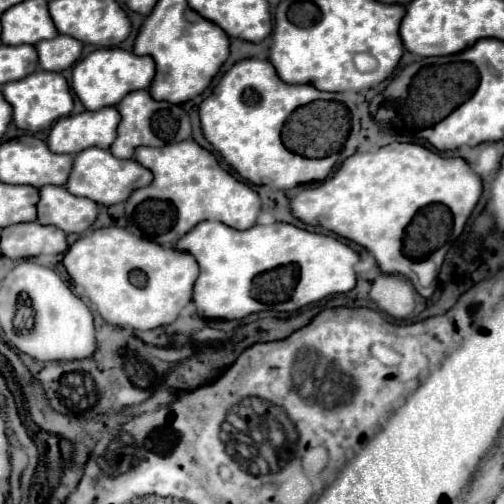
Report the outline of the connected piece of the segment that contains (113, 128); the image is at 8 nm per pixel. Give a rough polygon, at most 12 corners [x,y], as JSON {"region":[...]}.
{"region":[[115,106],[65,116],[47,146],[77,154],[109,148],[121,114]]}

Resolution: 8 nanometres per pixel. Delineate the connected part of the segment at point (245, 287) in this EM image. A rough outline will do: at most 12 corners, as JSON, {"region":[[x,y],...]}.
{"region":[[199,222],[203,318],[293,312],[357,284],[359,254],[285,222]]}

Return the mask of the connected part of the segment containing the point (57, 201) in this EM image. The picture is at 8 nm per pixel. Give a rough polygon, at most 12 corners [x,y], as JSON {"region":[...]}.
{"region":[[43,186],[41,224],[79,234],[99,206],[65,186]]}

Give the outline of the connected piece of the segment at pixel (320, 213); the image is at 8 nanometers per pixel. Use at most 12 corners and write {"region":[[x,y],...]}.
{"region":[[413,142],[349,156],[291,200],[299,220],[407,276],[423,206],[473,212],[481,178]]}

